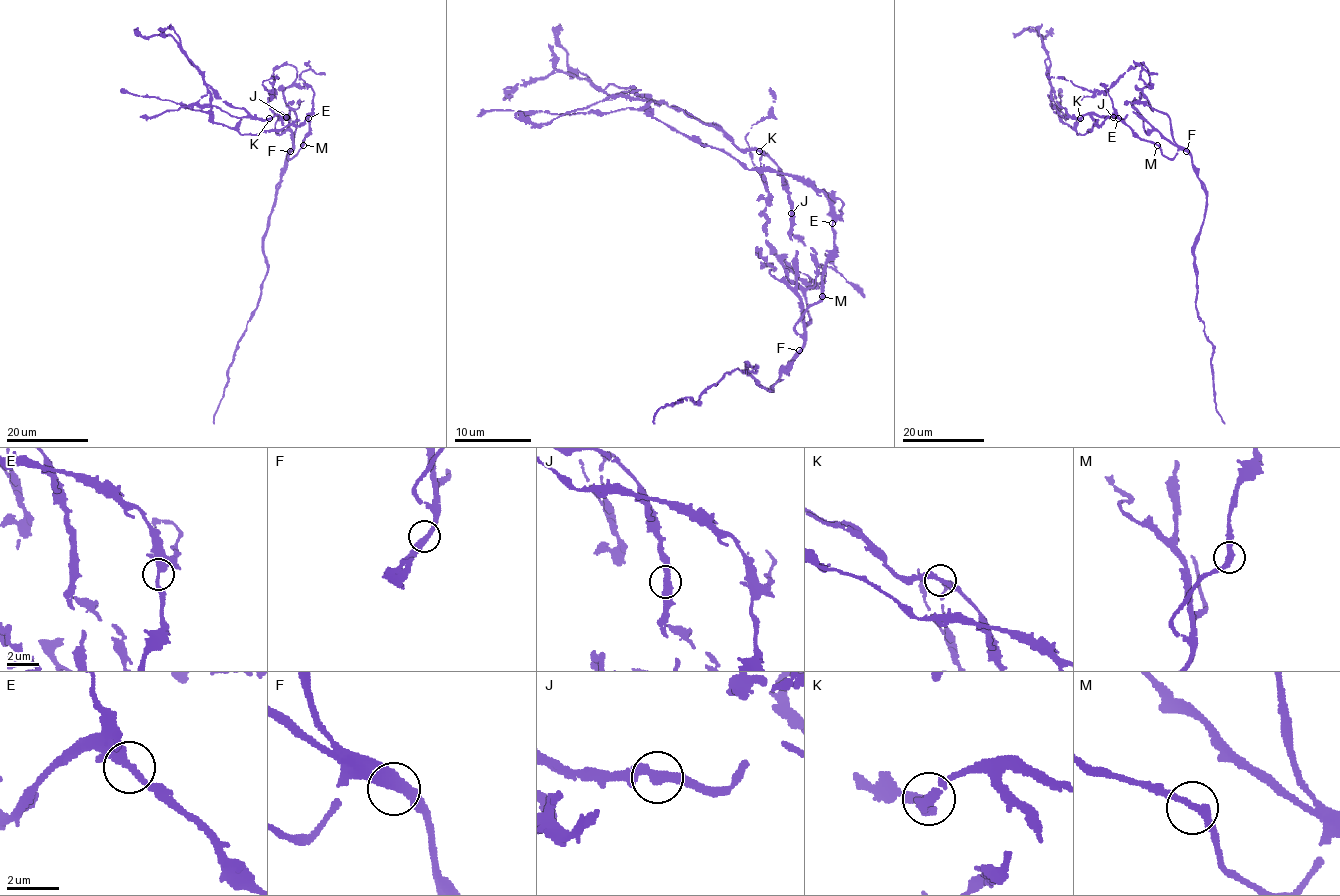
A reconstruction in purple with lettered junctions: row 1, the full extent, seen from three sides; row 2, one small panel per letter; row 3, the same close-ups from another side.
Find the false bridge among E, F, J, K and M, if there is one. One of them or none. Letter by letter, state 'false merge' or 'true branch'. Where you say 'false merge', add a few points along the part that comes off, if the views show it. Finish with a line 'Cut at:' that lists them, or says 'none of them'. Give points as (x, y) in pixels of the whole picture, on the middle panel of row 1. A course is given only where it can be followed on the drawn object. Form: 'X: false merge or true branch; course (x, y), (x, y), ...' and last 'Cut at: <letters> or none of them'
E: true branch
F: false merge; course (798, 351), (806, 331), (789, 185), (771, 160), (632, 89), (598, 89), (569, 73), (523, 83), (503, 100)
J: true branch
K: true branch
M: true branch
Cut at: F

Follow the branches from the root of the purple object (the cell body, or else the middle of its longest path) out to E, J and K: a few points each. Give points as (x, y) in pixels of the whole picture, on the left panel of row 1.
E: (293, 156), (308, 132), (308, 118)
J: (293, 156), (308, 132), (307, 116), (298, 125), (240, 134), (213, 120), (211, 103), (238, 118), (286, 117)
K: (293, 156), (308, 132), (307, 116), (298, 125), (240, 134), (213, 120), (211, 103), (238, 118), (270, 119)

